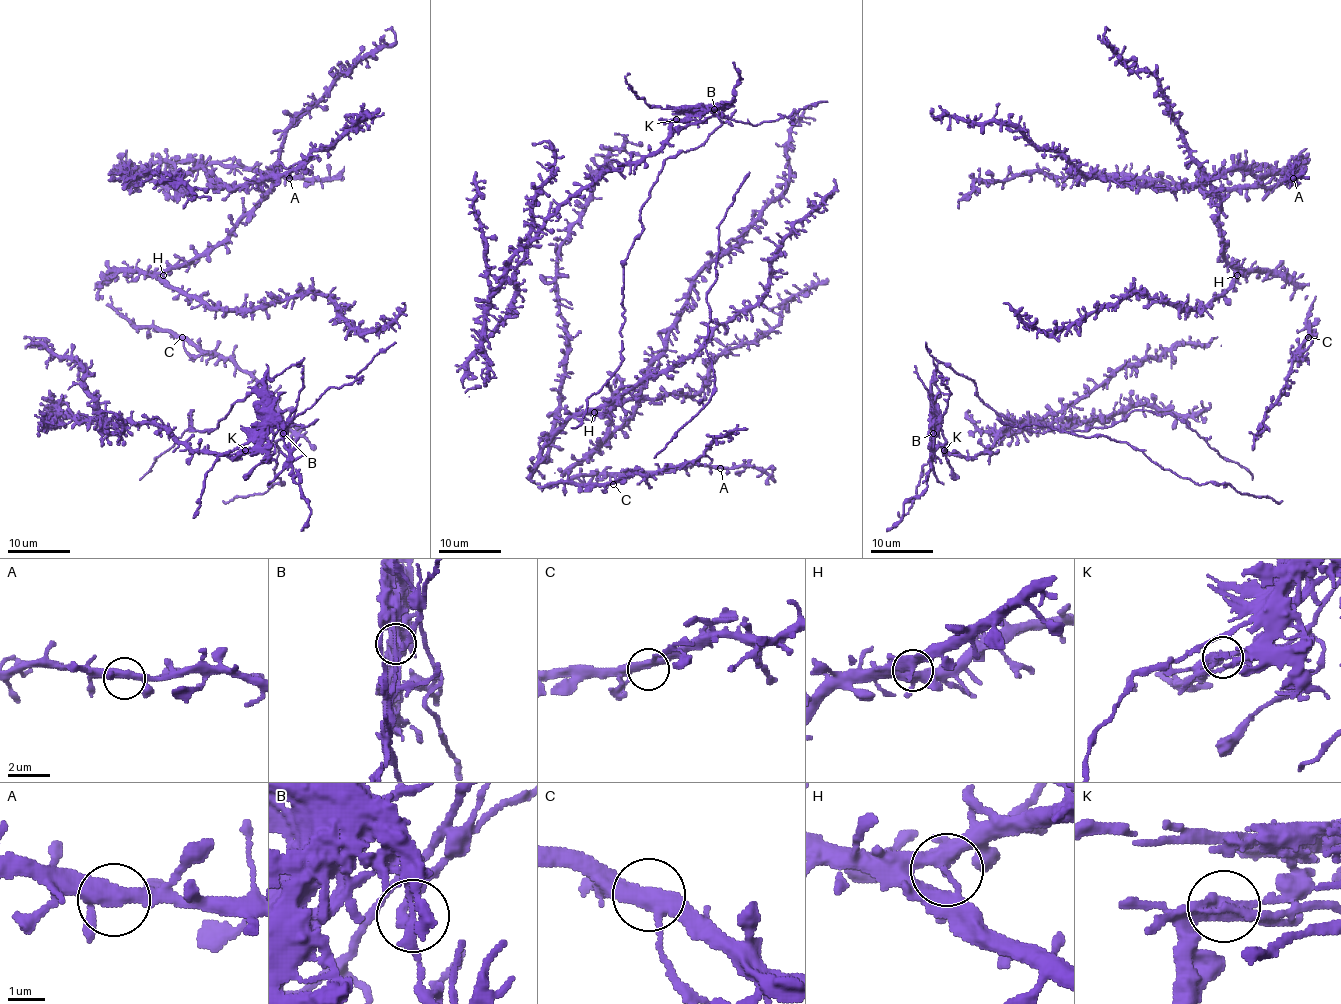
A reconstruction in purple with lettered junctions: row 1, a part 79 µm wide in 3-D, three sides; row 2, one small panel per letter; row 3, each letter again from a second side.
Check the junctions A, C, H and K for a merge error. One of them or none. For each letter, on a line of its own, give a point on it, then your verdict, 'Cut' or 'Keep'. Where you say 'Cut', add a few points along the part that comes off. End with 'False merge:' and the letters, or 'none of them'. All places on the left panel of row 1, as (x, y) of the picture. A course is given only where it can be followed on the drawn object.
A: Place: (289, 178). Keep
C: Place: (182, 337). Keep
H: Place: (163, 275). Keep
K: Place: (245, 450). Cut. Course of the part to remove: (245, 450), (264, 447), (284, 424), (309, 408), (331, 387), (351, 383), (378, 354), (396, 343)
False merge: K

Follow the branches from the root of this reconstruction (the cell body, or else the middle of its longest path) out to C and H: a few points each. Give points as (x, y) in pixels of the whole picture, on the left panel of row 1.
C: (261, 385), (230, 360), (217, 354), (200, 352), (182, 337)
H: (261, 385), (217, 354), (200, 352), (169, 332), (132, 326), (94, 290), (107, 276), (119, 272), (163, 275)

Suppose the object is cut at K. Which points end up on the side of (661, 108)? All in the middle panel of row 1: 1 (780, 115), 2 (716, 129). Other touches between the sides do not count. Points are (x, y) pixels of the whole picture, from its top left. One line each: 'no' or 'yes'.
1: yes
2: no

